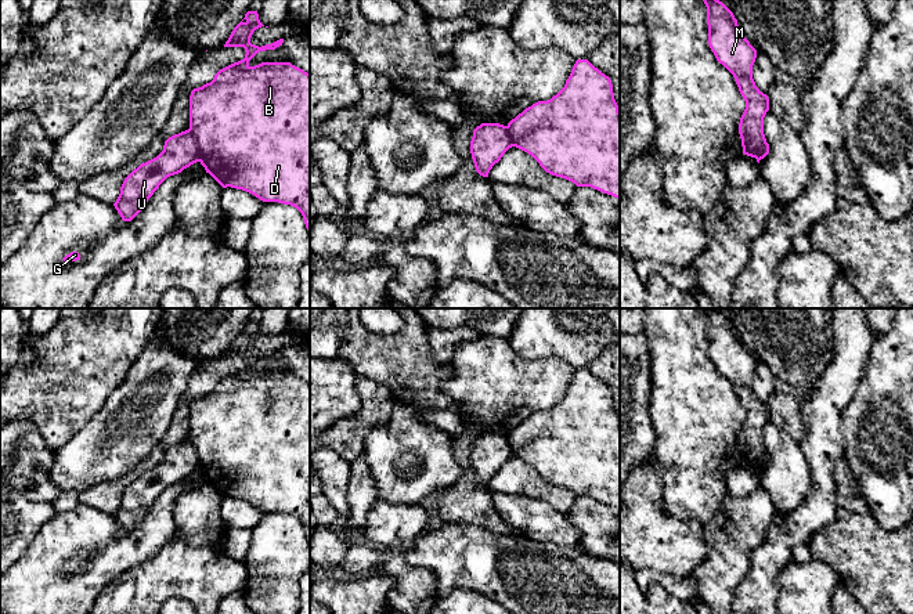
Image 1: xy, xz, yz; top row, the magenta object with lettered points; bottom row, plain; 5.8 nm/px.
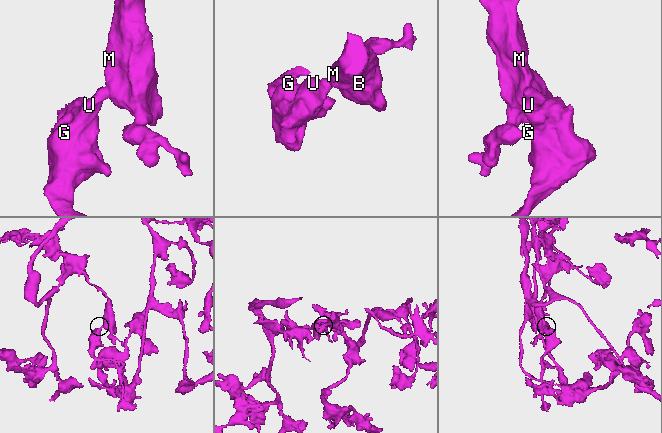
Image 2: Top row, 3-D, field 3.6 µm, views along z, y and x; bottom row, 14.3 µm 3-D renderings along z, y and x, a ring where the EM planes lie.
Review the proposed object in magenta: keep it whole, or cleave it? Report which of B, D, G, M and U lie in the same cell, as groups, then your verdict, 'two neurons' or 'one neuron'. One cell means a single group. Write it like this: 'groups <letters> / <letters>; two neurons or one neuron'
groups B D M / G U; two neurons

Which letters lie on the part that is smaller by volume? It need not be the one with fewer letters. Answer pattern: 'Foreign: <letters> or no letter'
Foreign: G, U

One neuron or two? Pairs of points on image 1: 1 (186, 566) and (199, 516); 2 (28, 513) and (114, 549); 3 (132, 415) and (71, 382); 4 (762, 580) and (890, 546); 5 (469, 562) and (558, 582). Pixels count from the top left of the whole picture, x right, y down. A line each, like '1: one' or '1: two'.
1: two
2: two
3: two
4: two
5: one

